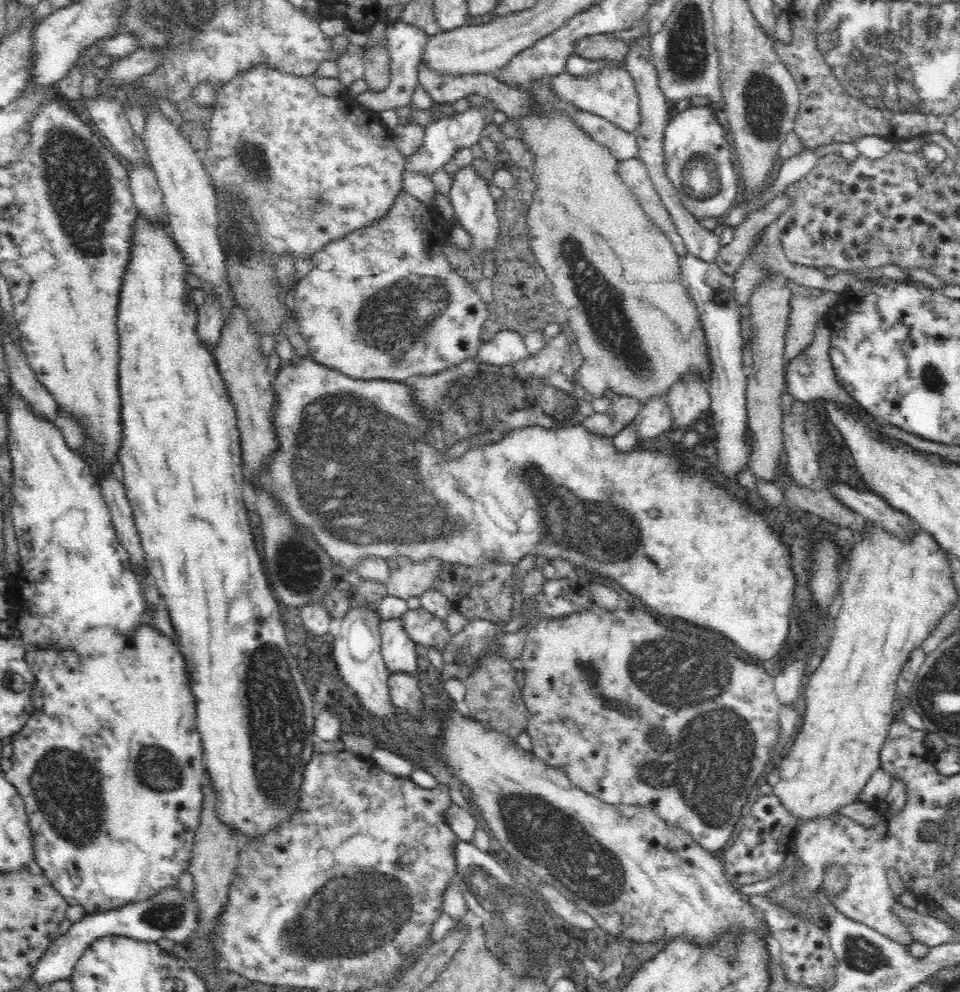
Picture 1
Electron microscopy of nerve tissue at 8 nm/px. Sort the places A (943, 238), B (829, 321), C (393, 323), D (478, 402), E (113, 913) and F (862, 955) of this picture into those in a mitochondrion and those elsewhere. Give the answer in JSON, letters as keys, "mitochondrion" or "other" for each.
{"A":"other","B":"other","C":"mitochondrion","D":"mitochondrion","E":"other","F":"mitochondrion"}

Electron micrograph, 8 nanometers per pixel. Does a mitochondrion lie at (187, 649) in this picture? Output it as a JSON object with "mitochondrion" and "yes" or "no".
{"mitochondrion":"no"}

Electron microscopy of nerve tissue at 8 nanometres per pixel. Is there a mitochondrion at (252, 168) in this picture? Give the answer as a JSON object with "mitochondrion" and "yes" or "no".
{"mitochondrion":"yes"}

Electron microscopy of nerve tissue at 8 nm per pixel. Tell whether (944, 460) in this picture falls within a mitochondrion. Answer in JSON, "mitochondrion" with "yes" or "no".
{"mitochondrion":"no"}

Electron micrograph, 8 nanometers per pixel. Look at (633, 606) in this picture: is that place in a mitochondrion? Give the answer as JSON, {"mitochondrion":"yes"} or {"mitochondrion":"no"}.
{"mitochondrion":"no"}

